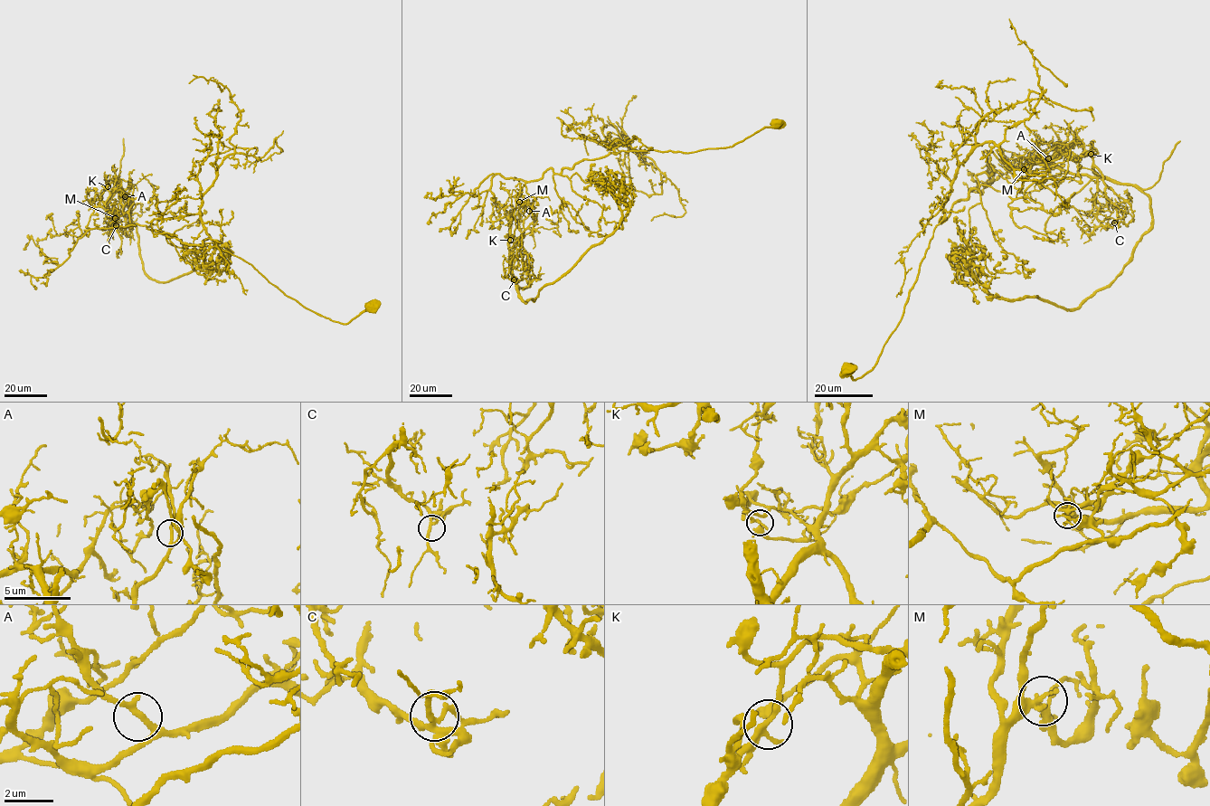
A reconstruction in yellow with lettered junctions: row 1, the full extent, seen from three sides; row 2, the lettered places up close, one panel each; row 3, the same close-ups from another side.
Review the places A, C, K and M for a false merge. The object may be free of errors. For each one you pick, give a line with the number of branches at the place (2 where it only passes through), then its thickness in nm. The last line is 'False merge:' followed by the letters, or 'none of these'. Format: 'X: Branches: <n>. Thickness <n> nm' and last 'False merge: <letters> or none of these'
K: Branches: 3. Thickness 200 nm
False merge: K

